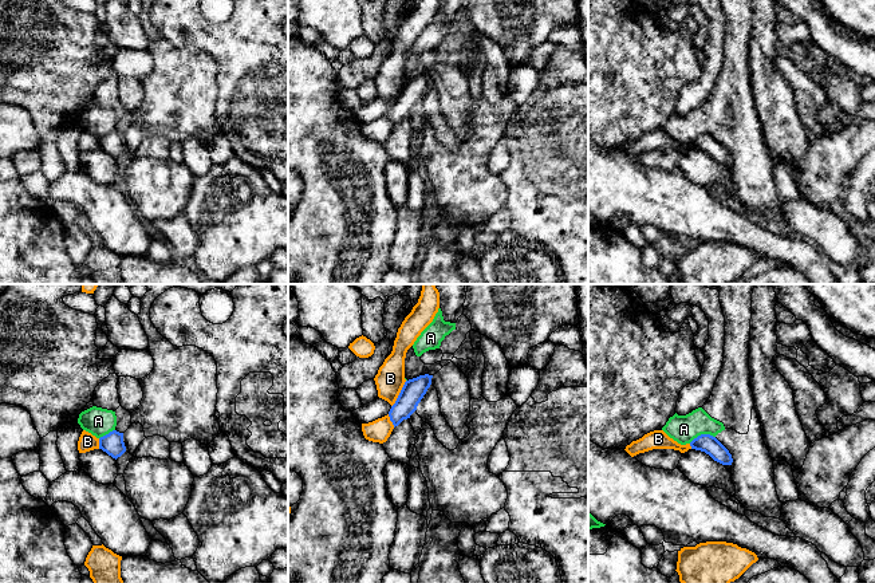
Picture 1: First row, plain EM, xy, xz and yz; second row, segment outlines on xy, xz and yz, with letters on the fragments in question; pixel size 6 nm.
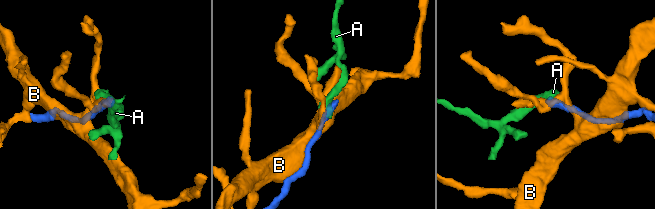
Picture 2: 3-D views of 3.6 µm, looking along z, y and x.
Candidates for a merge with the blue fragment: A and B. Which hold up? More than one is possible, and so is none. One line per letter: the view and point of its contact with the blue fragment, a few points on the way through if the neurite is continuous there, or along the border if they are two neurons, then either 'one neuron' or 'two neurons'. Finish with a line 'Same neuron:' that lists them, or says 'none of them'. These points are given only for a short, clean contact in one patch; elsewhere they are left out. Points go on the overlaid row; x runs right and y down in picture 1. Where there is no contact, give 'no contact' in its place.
A: meets blue in yz at (701, 434); border along yz (714, 436), (698, 434), (689, 442); two neurons
B: meets blue in xz at (399, 394); two neurons
Same neuron: none of them

